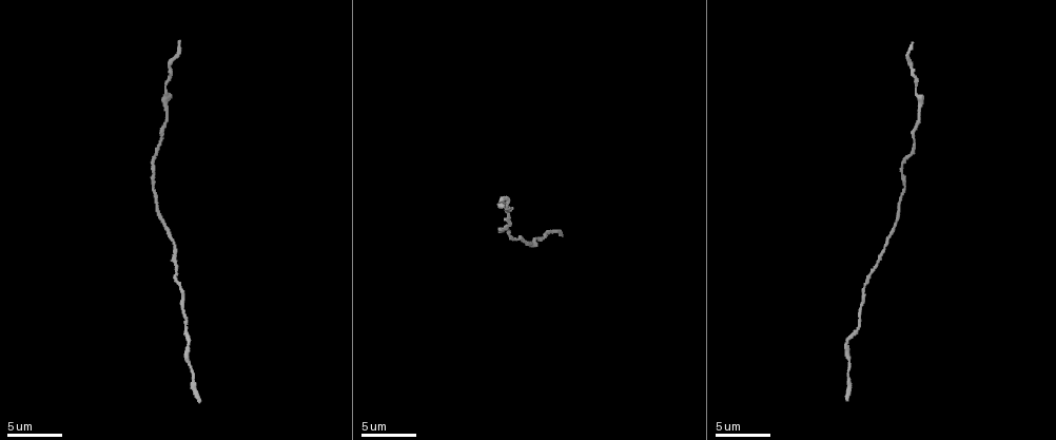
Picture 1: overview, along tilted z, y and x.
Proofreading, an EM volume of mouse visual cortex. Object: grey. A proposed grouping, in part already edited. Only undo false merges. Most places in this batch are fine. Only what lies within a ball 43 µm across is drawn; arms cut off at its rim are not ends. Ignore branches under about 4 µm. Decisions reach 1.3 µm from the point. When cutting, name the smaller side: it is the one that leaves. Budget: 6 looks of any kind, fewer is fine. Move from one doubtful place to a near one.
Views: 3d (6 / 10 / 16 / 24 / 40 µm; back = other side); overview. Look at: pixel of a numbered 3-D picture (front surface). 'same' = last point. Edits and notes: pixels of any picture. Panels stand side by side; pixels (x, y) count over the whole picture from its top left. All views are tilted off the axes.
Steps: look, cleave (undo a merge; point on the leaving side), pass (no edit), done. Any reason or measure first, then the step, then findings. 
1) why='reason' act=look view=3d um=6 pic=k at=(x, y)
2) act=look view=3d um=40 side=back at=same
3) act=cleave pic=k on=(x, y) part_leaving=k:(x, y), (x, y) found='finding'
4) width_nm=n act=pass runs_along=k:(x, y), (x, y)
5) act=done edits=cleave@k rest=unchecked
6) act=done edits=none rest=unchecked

act=look view=3d um=10 pic=1 at=(167, 225)

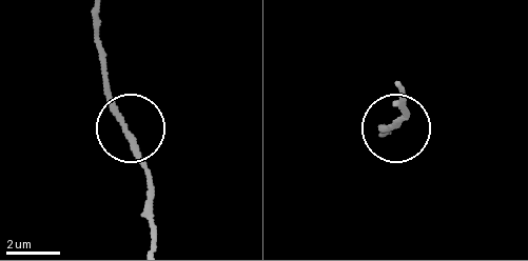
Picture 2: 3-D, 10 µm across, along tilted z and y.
act=pass found='one neuron here'

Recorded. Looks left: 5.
why='a narrow waist' act=look view=3d um=16 pic=1 at=(160, 138)

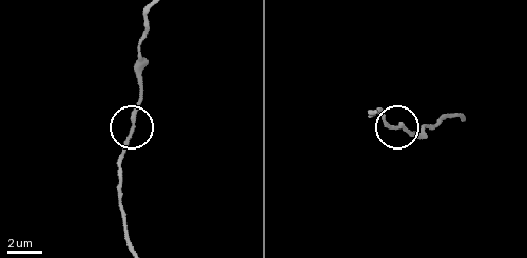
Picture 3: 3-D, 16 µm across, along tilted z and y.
act=look view=3d um=6 pic=3 at=(398, 127)

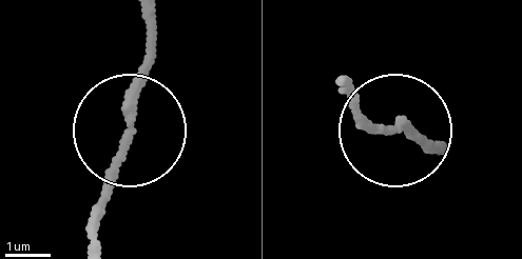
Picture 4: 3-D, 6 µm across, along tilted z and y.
width_nm=170 act=pass runs_along=4:(91, 239), (127, 145), (143, 19) found='continuous, no second neuron'

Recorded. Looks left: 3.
why='thin neck' act=look view=3d um=10 pic=1 at=(177, 266)

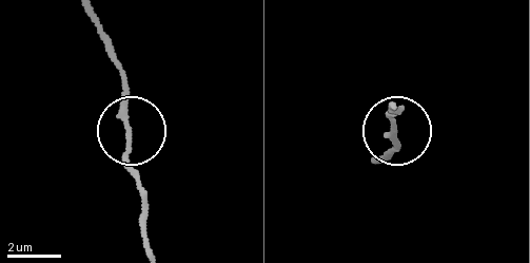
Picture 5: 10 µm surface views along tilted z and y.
act=pass runs_along=5:(99, 25), (123, 79), (139, 190) found='all the same neuron'

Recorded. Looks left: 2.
act=done edits=none rest=unchecked

